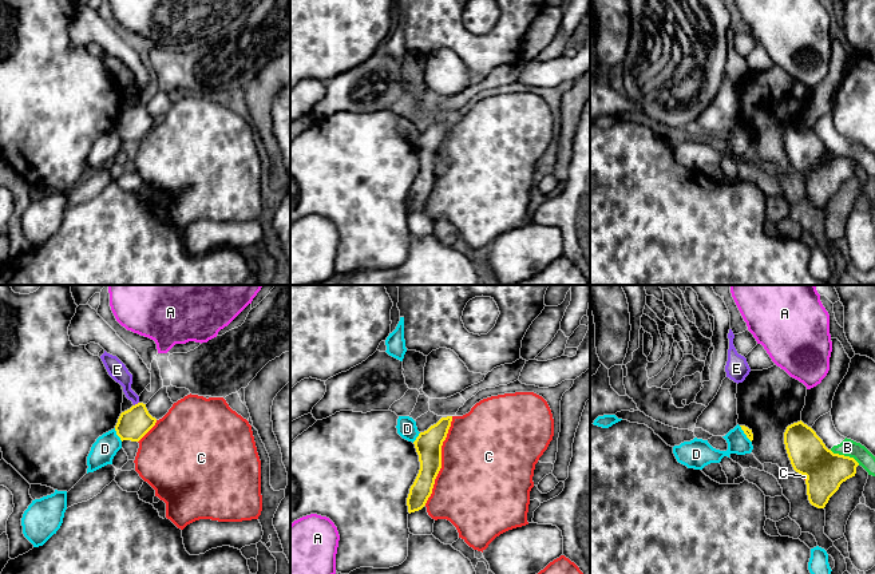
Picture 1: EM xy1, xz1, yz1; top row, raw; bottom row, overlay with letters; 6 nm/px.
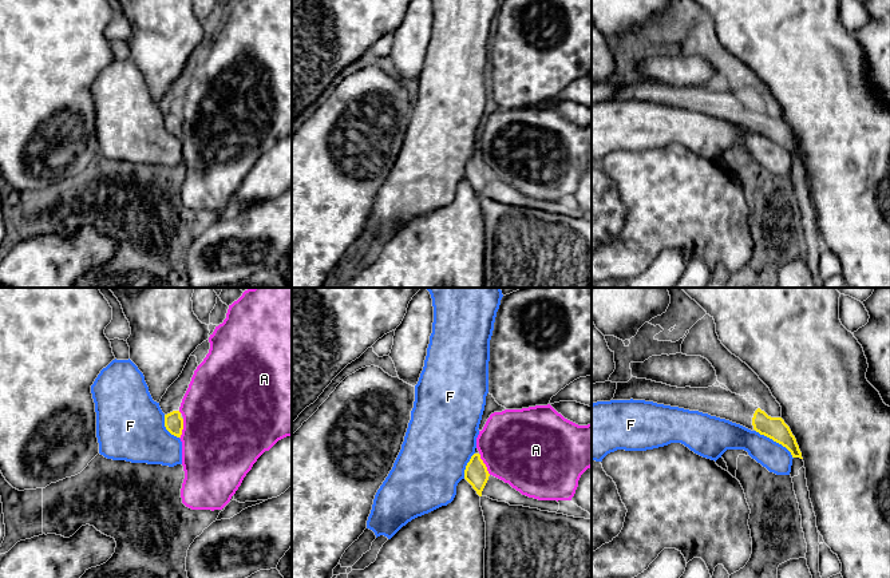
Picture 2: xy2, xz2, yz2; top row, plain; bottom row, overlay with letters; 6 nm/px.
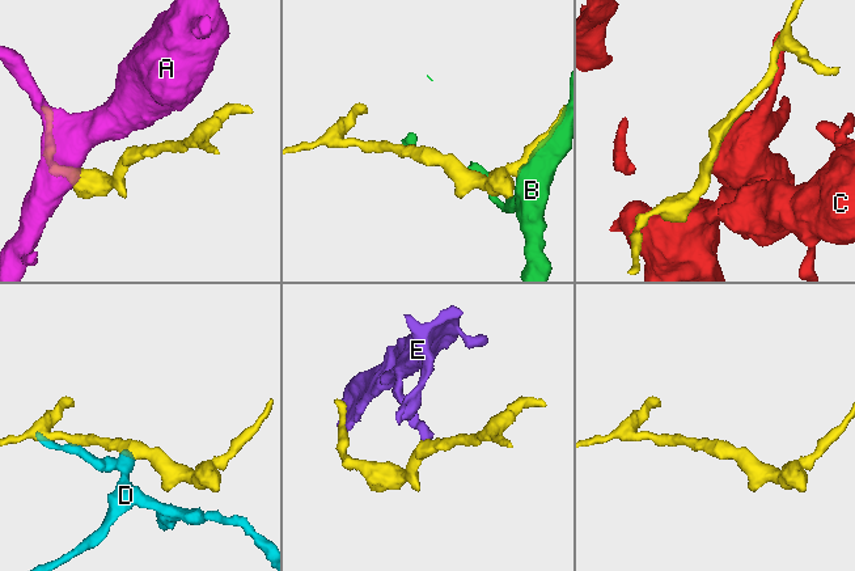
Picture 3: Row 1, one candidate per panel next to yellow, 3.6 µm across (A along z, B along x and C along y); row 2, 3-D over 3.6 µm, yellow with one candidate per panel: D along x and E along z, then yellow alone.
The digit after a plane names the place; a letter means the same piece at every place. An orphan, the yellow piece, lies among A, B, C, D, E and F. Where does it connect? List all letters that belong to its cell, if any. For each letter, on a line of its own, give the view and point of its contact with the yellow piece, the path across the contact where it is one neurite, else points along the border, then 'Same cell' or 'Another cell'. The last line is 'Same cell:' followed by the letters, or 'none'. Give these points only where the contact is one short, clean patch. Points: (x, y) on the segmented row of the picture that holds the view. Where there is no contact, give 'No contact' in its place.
A: Touches yellow at xz2 (485, 464). Another cell
B: Touches yellow at yz1 (843, 455). Another cell
C: Touches yellow at xz1 (440, 460). Another cell
D: Touches yellow at xy1 (117, 434). Boundary: xy1 (114, 428), (122, 440). Another cell
E: Touches yellow at xy1 (135, 404). Another cell
F: Touches yellow at yz2 (775, 440). Another cell
Same cell: none

